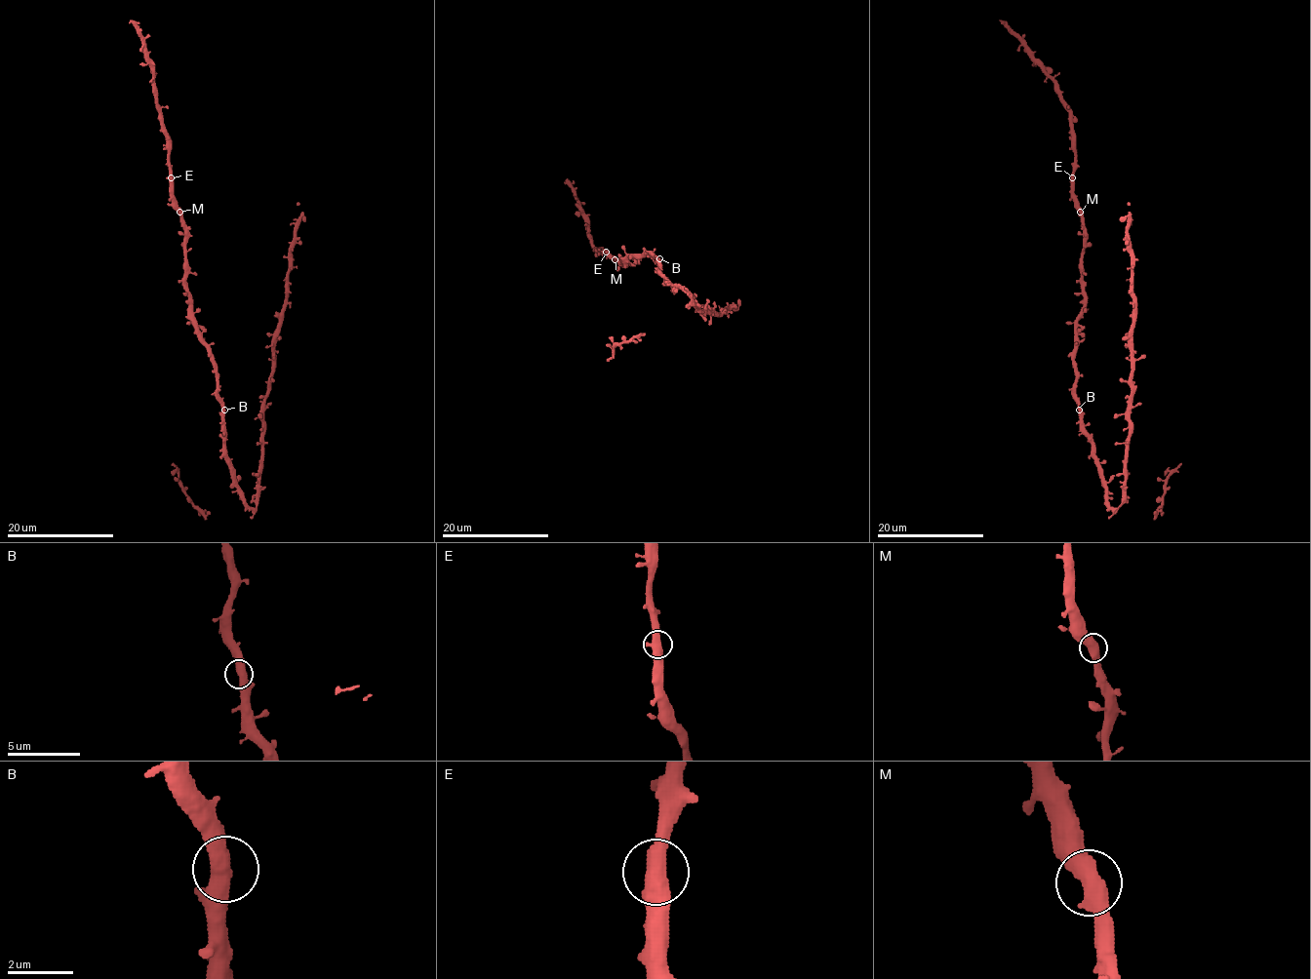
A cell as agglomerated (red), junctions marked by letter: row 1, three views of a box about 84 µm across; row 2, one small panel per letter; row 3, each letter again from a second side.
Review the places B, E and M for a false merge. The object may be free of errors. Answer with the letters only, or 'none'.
none

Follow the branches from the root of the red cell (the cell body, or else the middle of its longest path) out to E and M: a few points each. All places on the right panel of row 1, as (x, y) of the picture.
E: (1081, 410), (1076, 396), (1074, 338), (1076, 323), (1084, 305), (1084, 219), (1073, 195), (1072, 178)
M: (1081, 410), (1076, 396), (1074, 361), (1076, 323), (1084, 305), (1084, 219), (1080, 212)

